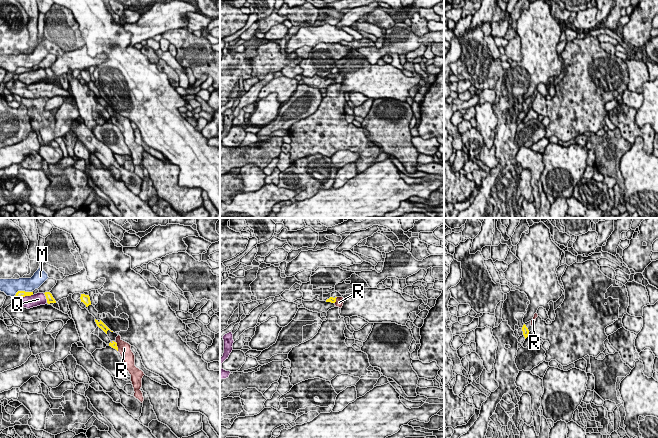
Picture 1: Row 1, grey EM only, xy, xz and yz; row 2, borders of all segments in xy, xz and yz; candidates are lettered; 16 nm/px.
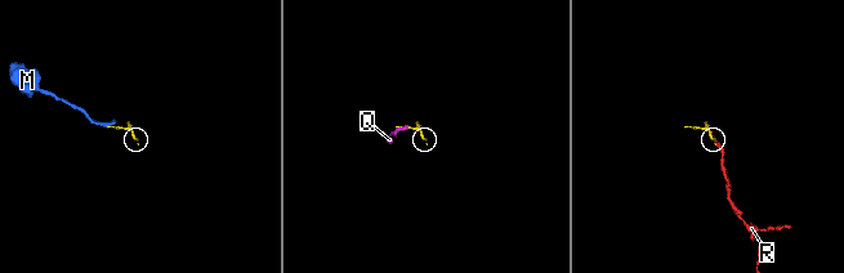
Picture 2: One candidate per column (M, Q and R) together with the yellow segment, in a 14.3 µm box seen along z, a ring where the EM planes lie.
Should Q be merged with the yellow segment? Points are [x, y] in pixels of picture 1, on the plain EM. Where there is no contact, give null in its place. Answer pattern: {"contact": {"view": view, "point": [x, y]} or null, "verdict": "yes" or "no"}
{"contact": {"view": "xy", "point": [25, 71]}, "verdict": "no"}

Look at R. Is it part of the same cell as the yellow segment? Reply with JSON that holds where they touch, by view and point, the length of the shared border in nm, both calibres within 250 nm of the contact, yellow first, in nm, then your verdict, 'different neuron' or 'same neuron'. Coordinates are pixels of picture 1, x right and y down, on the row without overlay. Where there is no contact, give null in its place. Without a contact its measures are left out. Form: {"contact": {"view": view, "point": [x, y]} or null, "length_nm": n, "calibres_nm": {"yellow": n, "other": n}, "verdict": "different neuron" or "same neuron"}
{"contact": {"view": "xy", "point": [116, 120]}, "length_nm": 200, "calibres_nm": {"yellow": 100, "other": 220}, "verdict": "same neuron"}

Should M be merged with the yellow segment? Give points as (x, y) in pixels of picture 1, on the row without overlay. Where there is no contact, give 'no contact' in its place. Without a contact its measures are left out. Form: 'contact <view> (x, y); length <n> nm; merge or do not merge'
contact xy (22, 67); length 320 nm; do not merge

